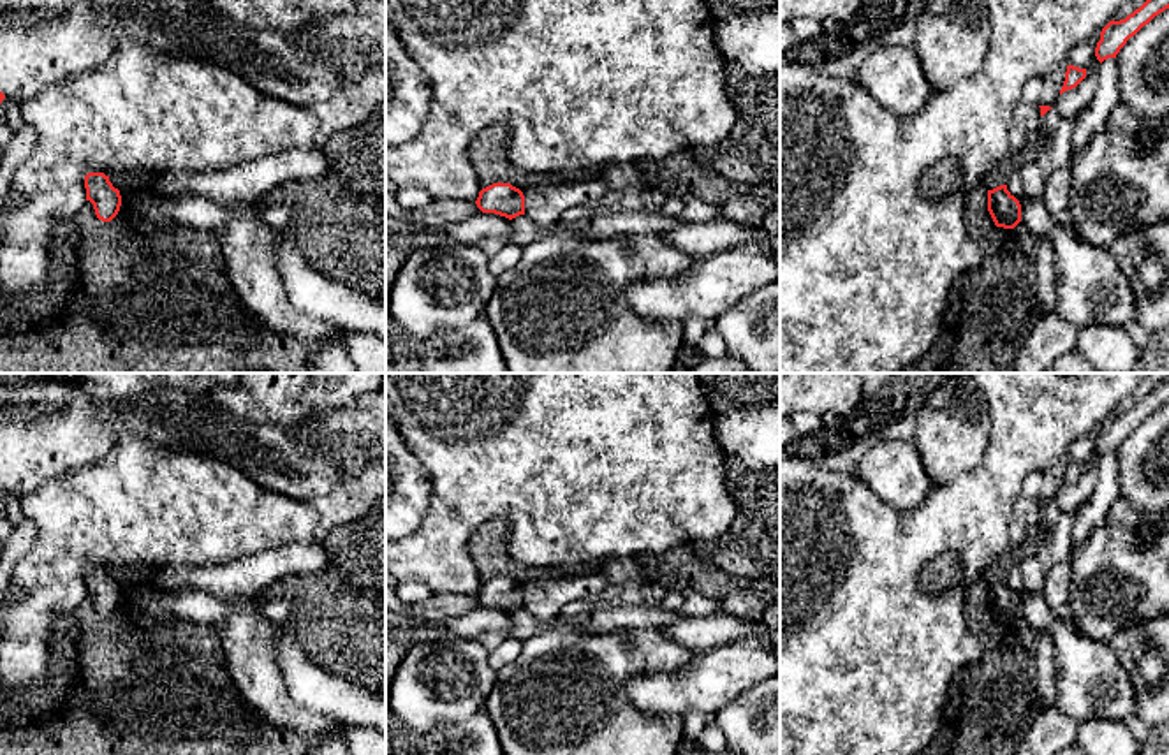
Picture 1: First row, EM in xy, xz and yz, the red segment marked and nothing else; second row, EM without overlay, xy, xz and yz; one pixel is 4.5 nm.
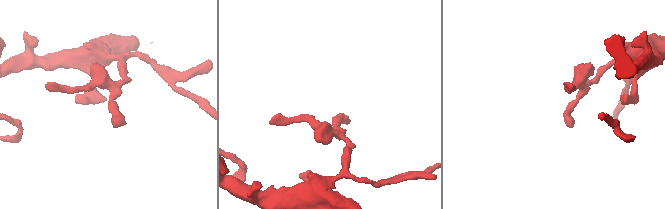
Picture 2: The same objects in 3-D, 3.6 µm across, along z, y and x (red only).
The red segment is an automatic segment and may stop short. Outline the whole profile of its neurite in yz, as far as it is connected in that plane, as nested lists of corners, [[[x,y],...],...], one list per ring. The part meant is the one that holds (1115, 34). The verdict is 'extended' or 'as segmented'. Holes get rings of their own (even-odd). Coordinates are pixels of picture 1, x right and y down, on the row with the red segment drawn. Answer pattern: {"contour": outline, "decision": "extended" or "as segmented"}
{"contour": [[[1146,0],[1125,19],[1109,21],[1102,28],[1100,40],[1095,48],[1097,60],[1102,63],[1107,58],[1116,58],[1116,55],[1127,44],[1127,40],[1165,9],[1169,9],[1169,0]]], "decision": "as segmented"}

